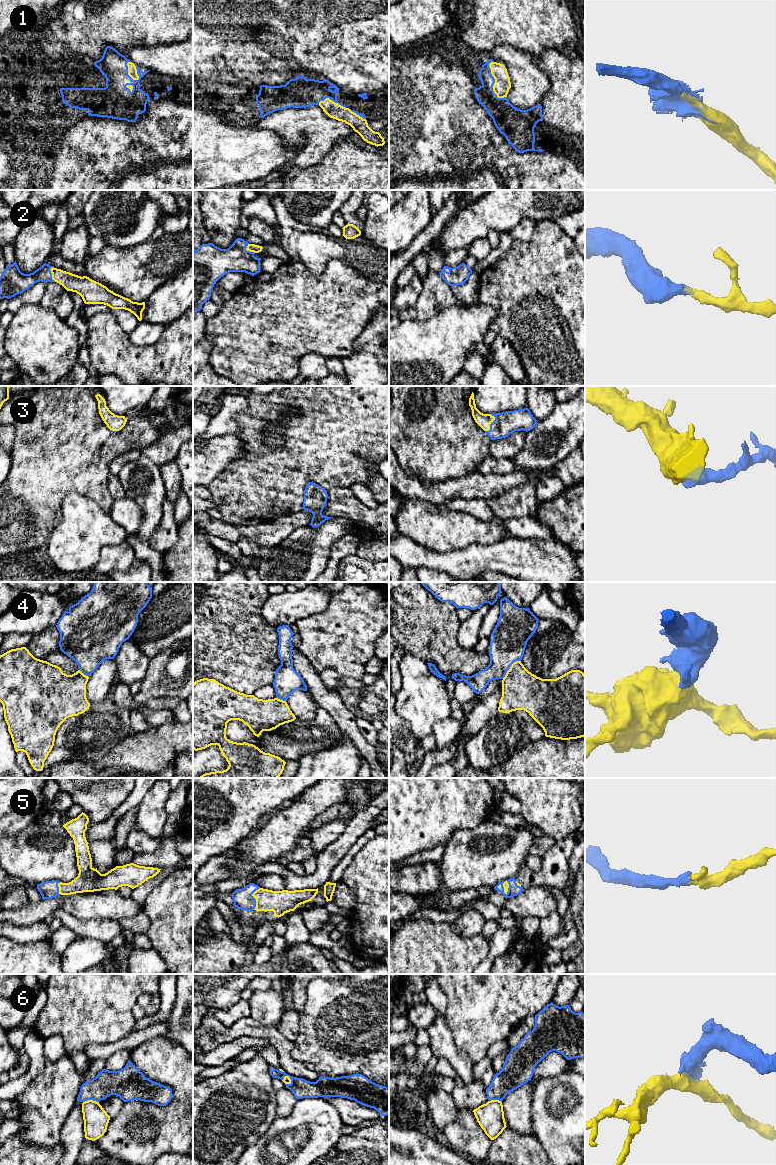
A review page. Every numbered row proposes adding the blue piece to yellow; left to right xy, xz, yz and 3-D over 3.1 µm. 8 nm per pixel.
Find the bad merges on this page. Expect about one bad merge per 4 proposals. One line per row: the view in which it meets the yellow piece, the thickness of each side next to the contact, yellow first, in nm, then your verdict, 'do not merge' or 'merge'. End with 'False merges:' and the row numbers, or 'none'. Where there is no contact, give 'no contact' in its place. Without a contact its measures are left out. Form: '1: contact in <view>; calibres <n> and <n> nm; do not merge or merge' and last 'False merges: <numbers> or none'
1: contact in yz; calibres 130 and 200 nm; merge
2: contact in xz; calibres 70 and 220 nm; merge
3: contact in yz; calibres 110 and 190 nm; merge
4: contact in yz; calibres 320 and 280 nm; do not merge
5: contact in xz; calibres 190 and 160 nm; merge
6: contact in xy; calibres 200 and 200 nm; do not merge
False merges: 4, 6

